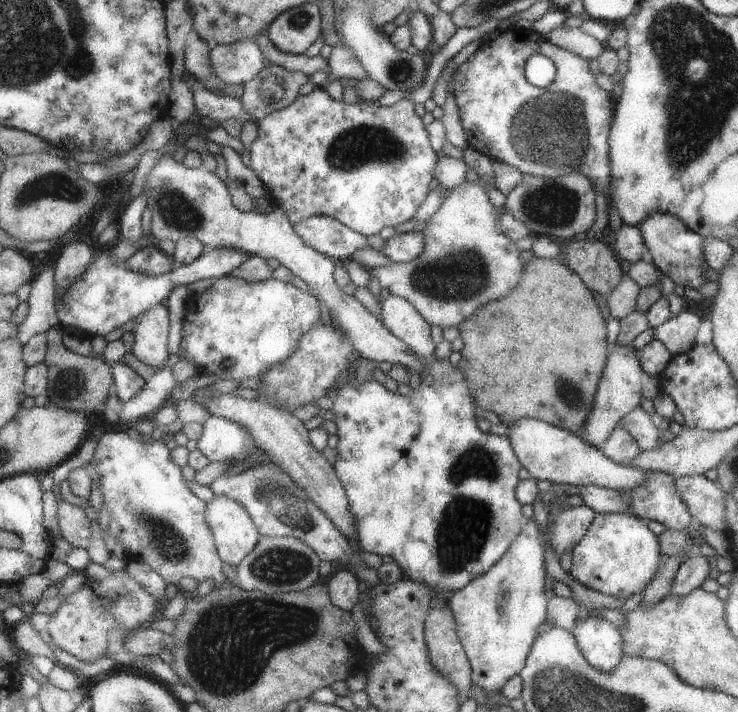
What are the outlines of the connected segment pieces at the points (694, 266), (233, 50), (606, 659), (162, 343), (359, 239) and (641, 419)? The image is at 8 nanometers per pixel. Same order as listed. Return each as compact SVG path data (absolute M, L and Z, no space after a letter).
M652 213L642 224L639 224L638 228L651 254L653 264L664 276L668 276L676 285L682 284L685 288L688 286L688 288L698 289L709 282L705 273L710 267L702 251L704 236L690 230L682 220L670 213Z
M246 39L214 46L211 61L215 73L228 85L248 84L269 64L260 42Z
M590 613L586 622L576 625L570 632L574 635L584 658L596 670L610 672L623 657L623 638L620 630L611 622Z
M166 302L148 309L133 326L133 330L130 333L133 339L131 340L132 348L128 351L132 352L139 360L153 366L154 369L158 368L159 364L164 364L166 360L172 358L170 348L168 348L168 340L170 340L170 310Z
M315 216L294 225L316 250L336 258L339 262L349 260L360 248L368 246L368 236L360 234L334 217Z
M638 406L623 416L617 426L626 429L634 437L638 446L643 451L647 451L661 445L658 443L658 438L662 431L652 423L656 418L658 418L656 414L652 417Z

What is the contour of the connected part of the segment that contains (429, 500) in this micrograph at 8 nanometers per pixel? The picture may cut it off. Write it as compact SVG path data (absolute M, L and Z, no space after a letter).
M435 355L425 358L425 370L420 373L421 384L412 389L407 396L399 392L389 392L383 384L375 379L367 382L358 382L356 378L349 381L344 378L339 387L329 396L334 412L335 421L338 423L339 452L336 468L338 476L342 479L351 502L351 509L357 516L357 527L359 528L359 545L362 550L379 554L384 559L396 562L402 569L403 578L422 583L429 587L434 594L444 591L457 591L463 589L476 577L485 575L494 566L514 539L520 534L525 517L522 515L522 505L516 500L515 488L520 478L518 472L522 465L514 454L508 437L481 431L476 425L478 420L474 417L475 401L471 395L468 383L464 378L463 371L457 366L452 366L448 358L438 359Z

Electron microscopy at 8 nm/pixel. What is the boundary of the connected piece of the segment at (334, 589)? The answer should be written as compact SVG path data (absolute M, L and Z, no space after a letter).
M348 568L338 571L330 579L331 597L340 608L352 612L360 604L359 576Z

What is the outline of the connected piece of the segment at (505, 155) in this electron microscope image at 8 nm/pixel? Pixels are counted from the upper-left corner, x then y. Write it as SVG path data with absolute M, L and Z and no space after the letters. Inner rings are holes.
M514 26L504 32L500 32L498 36L489 41L484 41L482 45L458 68L453 72L453 77L449 82L449 91L454 96L454 102L458 106L461 123L463 124L464 130L467 136L467 146L474 149L475 151L481 152L491 158L493 161L504 162L504 164L510 164L520 170L522 175L524 173L530 173L531 175L541 176L545 179L552 180L559 177L562 173L575 170L580 171L586 175L591 182L594 182L598 188L604 193L605 196L609 196L611 191L611 172L610 172L610 159L609 159L609 146L608 137L609 130L613 119L614 101L612 100L612 94L608 91L603 90L596 83L596 75L590 71L588 67L588 59L575 55L565 48L556 46L553 42L550 42L547 38L544 38L540 33L532 30L522 30ZM536 53L548 57L555 66L555 77L548 86L544 88L531 85L524 76L524 64L526 61Z

